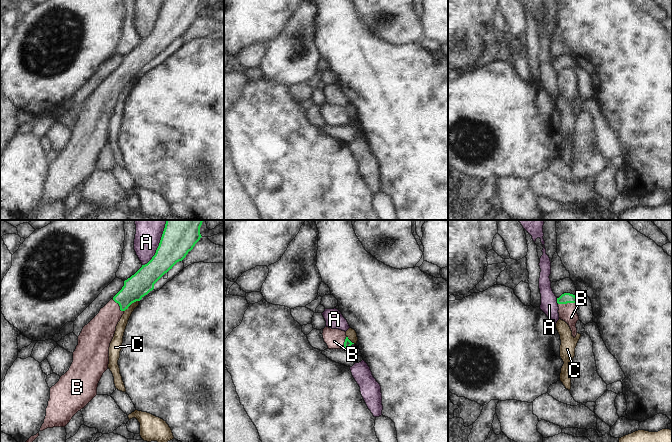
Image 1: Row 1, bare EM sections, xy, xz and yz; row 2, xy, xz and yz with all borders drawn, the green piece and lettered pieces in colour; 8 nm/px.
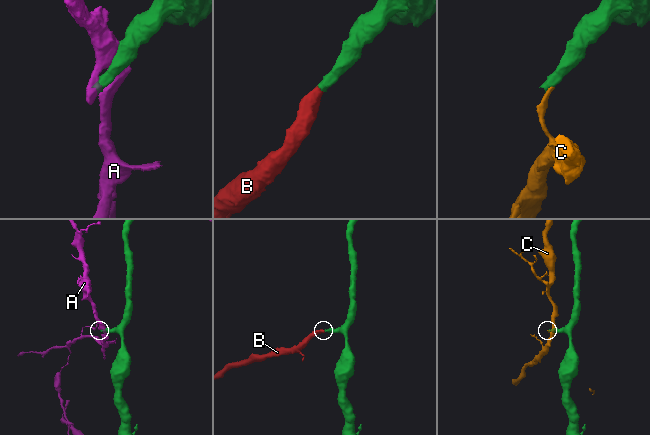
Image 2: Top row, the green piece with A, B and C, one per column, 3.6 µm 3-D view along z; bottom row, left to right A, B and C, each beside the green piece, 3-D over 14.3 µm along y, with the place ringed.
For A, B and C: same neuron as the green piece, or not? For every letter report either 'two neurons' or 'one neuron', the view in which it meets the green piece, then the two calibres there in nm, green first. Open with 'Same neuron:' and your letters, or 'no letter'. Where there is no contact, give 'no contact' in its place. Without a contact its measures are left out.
Same neuron: B
A: two neurons | xy | 260/200 nm
B: one neuron | yz | 90/140 nm
C: two neurons | xy | 190/80 nm

